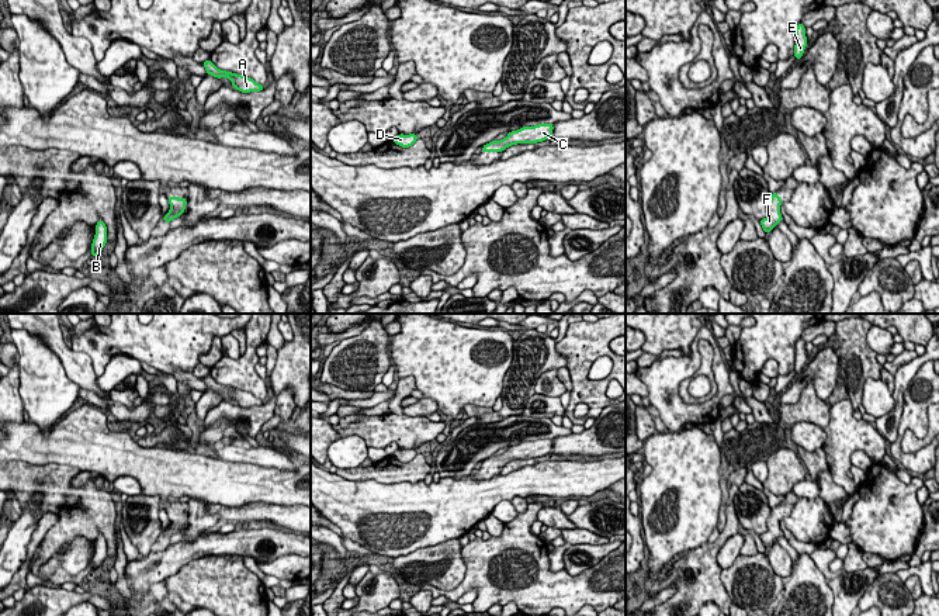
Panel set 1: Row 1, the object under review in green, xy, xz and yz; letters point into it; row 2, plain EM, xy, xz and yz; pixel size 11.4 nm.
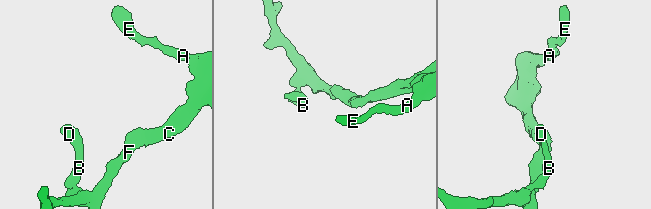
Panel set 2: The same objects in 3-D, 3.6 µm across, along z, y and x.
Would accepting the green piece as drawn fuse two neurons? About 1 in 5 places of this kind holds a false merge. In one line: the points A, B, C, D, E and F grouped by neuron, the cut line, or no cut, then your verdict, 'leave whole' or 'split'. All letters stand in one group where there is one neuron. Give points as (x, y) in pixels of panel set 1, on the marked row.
A B C D E F; no cut; leave whole

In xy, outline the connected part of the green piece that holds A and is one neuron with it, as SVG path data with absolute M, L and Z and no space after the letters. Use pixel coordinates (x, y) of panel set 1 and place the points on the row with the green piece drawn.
M211 59L202 62L202 66L205 68L207 73L221 79L228 77L232 82L233 89L242 91L242 93L250 93L250 91L261 91L264 90L263 84L256 83L253 79L236 75L232 72L221 70L218 69Z

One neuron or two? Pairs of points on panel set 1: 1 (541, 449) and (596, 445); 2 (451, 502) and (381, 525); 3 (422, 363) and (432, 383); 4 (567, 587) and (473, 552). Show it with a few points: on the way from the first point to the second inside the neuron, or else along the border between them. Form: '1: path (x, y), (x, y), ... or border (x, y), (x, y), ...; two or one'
1: border (554, 439), (550, 452); two
2: path (435, 514), (398, 519); one
3: path (426, 367), (432, 373), (432, 379); one
4: path (539, 589), (522, 589), (498, 595), (487, 580); one

